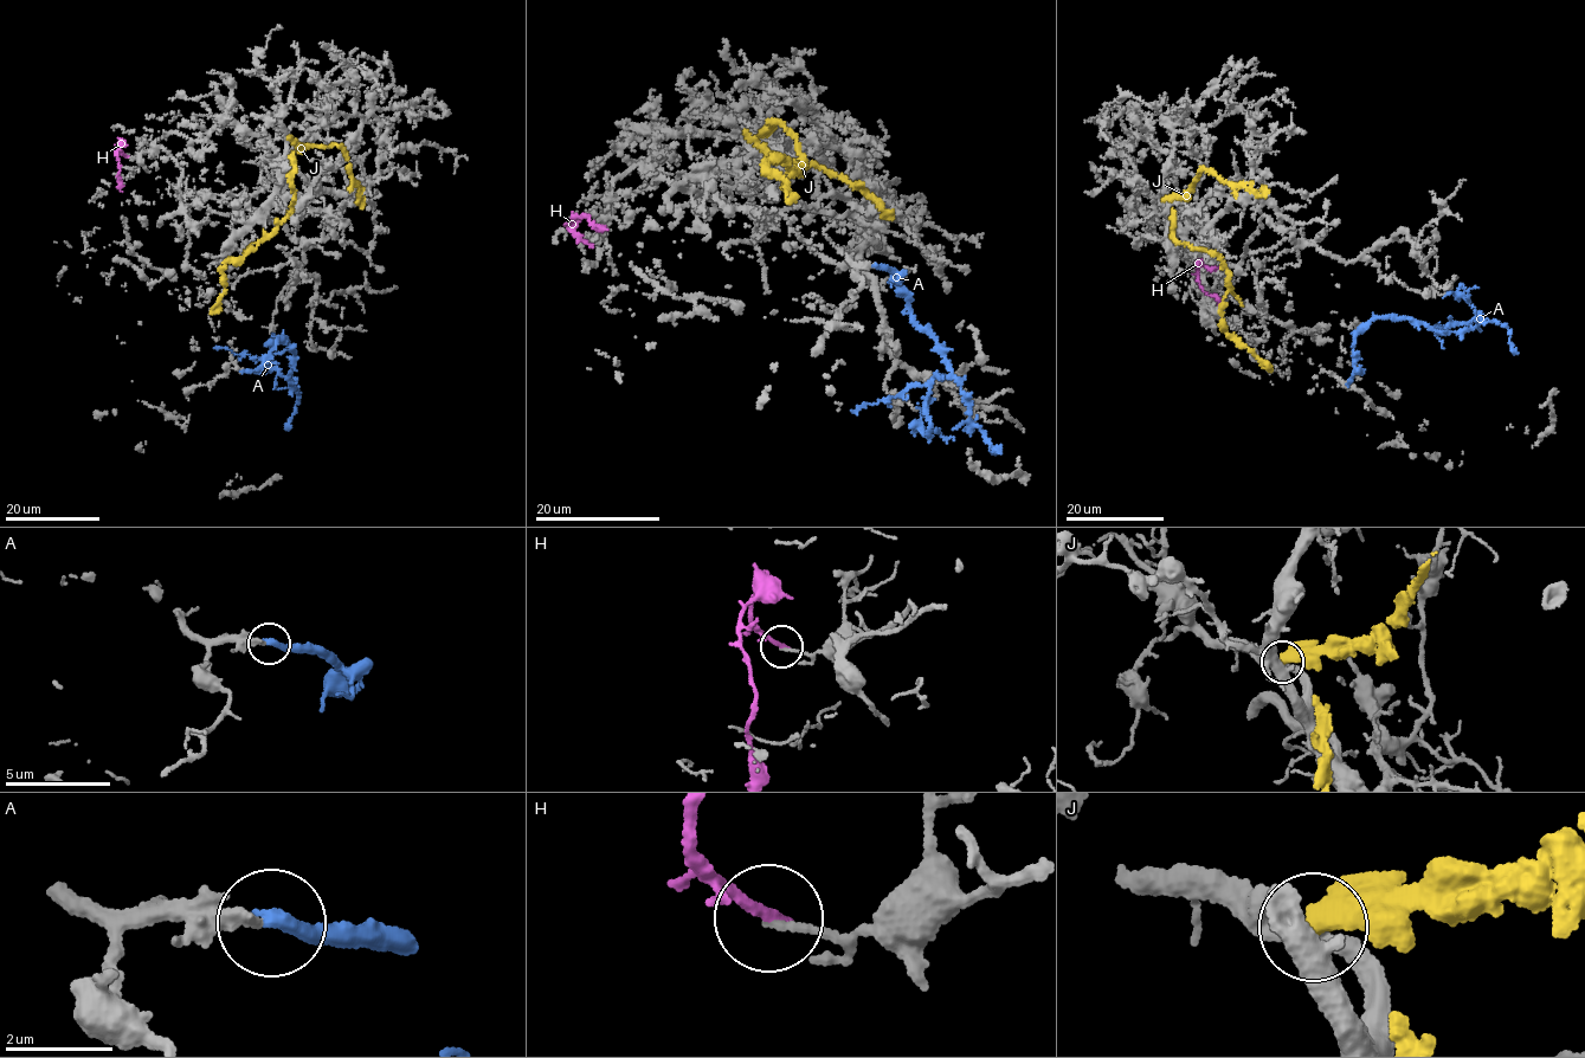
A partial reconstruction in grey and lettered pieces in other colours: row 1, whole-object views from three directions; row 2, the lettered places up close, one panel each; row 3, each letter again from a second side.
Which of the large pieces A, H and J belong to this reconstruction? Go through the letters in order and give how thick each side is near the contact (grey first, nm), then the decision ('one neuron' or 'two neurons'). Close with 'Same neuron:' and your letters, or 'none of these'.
A: 280 nm thick on the grey side, 360 nm on the other; one neuron
H: 120 nm thick on the grey side, 280 nm on the other; two neurons
J: 360 nm thick on the grey side, 500 nm on the other; two neurons
Same neuron: A

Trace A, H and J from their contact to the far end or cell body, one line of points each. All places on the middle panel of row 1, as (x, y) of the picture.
A: (875, 265), (896, 277), (910, 316), (936, 342), (951, 372), (929, 381), (928, 437), (920, 428), (917, 402)
H: (588, 243), (571, 228), (571, 220), (574, 215), (586, 215), (588, 221), (606, 230)
J: (747, 133), (755, 137), (777, 122), (798, 141), (800, 172), (774, 155), (765, 165), (786, 181), (788, 202)

